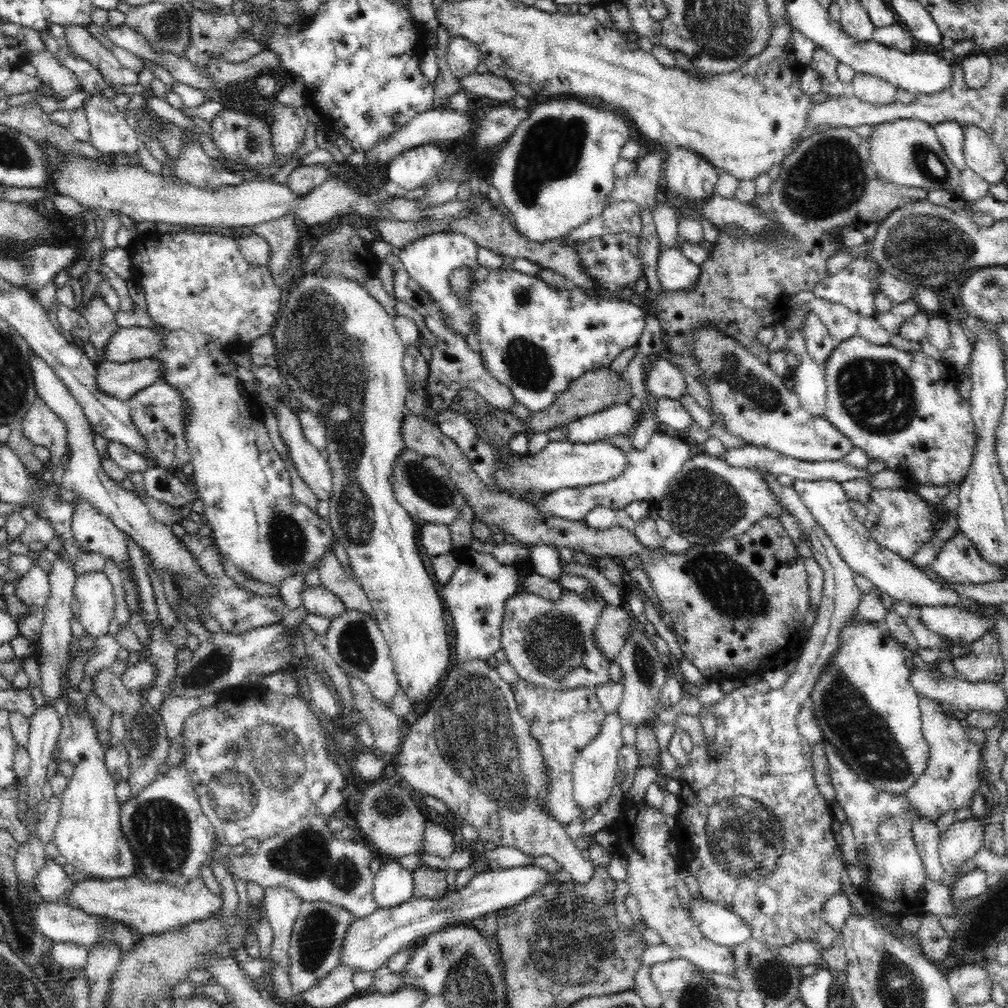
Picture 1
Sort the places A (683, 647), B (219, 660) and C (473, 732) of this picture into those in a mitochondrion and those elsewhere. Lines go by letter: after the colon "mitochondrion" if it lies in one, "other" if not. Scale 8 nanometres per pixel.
A: other
B: mitochondrion
C: mitochondrion

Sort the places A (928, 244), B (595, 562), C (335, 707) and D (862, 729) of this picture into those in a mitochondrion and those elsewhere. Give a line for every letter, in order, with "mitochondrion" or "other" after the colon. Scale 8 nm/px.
A: mitochondrion
B: other
C: other
D: mitochondrion

